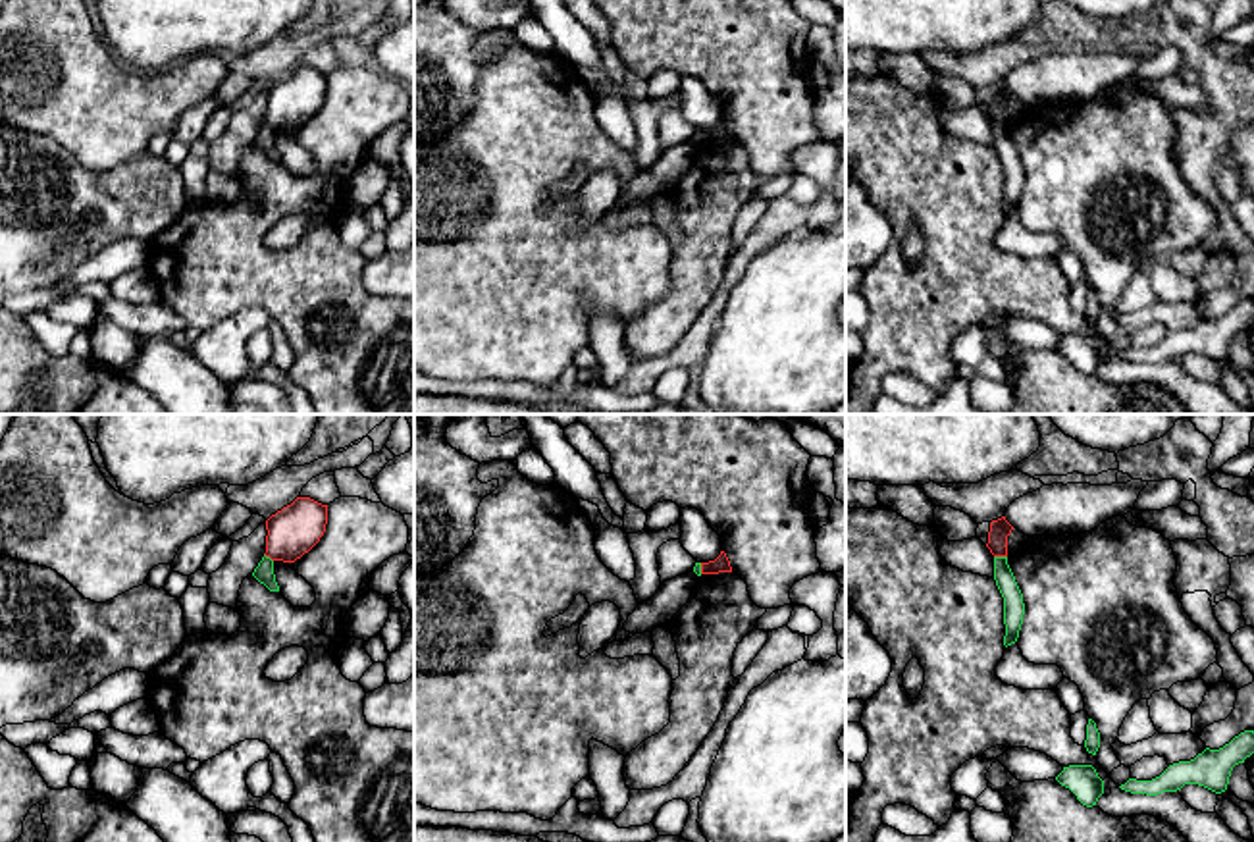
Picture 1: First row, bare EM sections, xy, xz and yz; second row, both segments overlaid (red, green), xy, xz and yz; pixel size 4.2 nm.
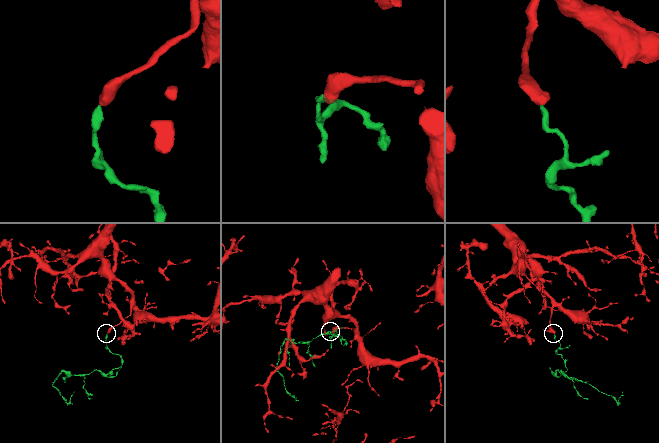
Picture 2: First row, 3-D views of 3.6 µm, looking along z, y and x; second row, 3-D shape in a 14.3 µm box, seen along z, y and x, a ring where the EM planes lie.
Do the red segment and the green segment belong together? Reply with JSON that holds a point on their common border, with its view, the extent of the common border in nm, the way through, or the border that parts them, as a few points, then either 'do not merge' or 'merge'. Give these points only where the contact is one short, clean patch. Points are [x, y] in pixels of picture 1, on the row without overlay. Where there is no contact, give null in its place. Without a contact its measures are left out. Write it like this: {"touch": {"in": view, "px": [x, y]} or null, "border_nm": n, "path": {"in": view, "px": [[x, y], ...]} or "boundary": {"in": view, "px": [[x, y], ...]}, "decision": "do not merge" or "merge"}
{"touch": {"in": "yz", "px": [1000, 124]}, "border_nm": 60, "boundary": {"in": "yz", "px": [[994, 124], [1006, 126]]}, "decision": "do not merge"}

